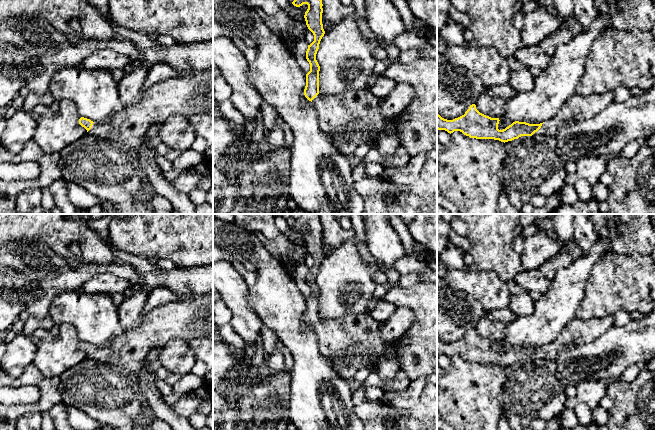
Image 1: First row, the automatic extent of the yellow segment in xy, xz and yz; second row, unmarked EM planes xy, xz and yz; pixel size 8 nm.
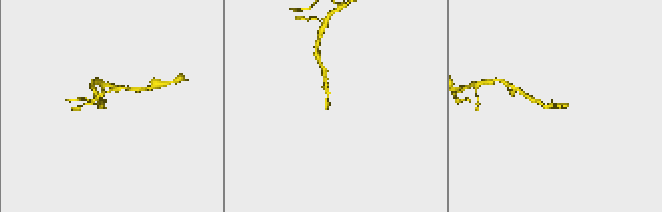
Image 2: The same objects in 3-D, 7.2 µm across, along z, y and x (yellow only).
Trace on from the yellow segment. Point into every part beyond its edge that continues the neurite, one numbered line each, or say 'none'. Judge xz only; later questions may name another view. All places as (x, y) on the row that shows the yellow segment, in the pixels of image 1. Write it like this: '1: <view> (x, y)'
1: xz (350, 118)

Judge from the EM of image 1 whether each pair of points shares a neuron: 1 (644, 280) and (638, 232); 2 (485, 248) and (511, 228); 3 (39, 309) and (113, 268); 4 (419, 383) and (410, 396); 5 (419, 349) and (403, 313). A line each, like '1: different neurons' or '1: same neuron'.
1: different neurons
2: same neuron
3: same neuron
4: same neuron
5: different neurons

